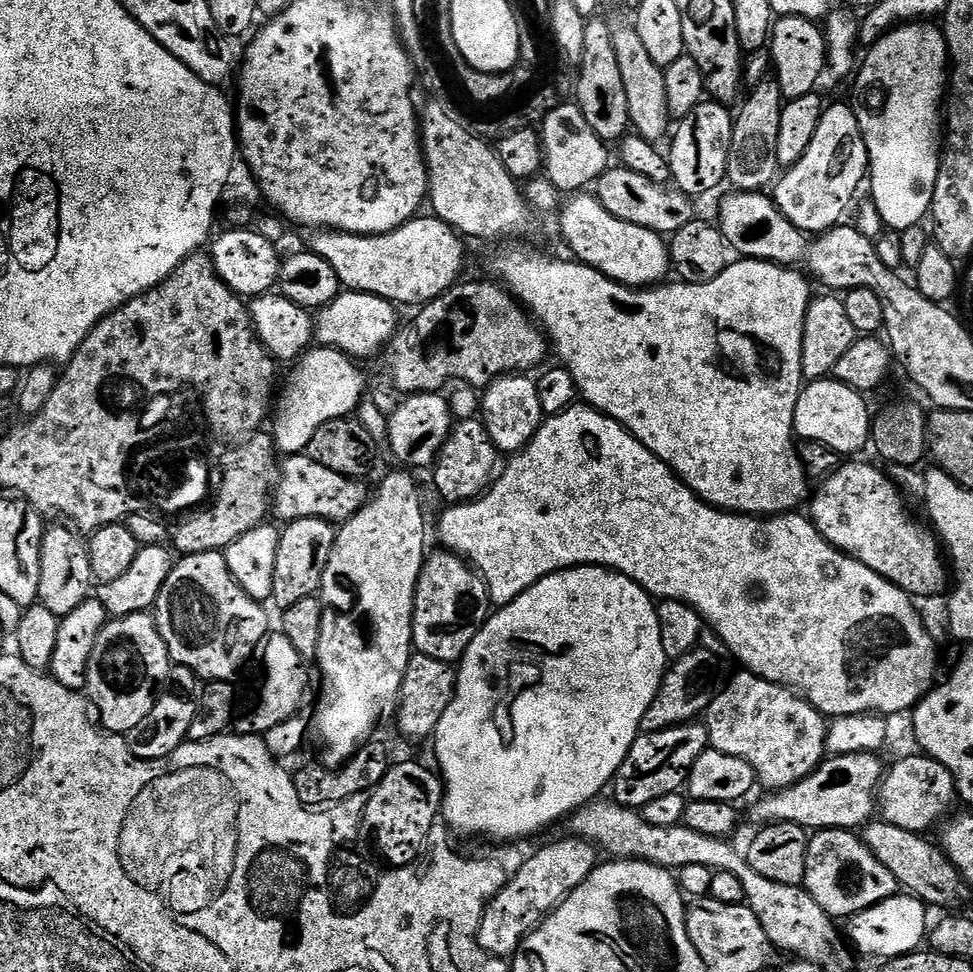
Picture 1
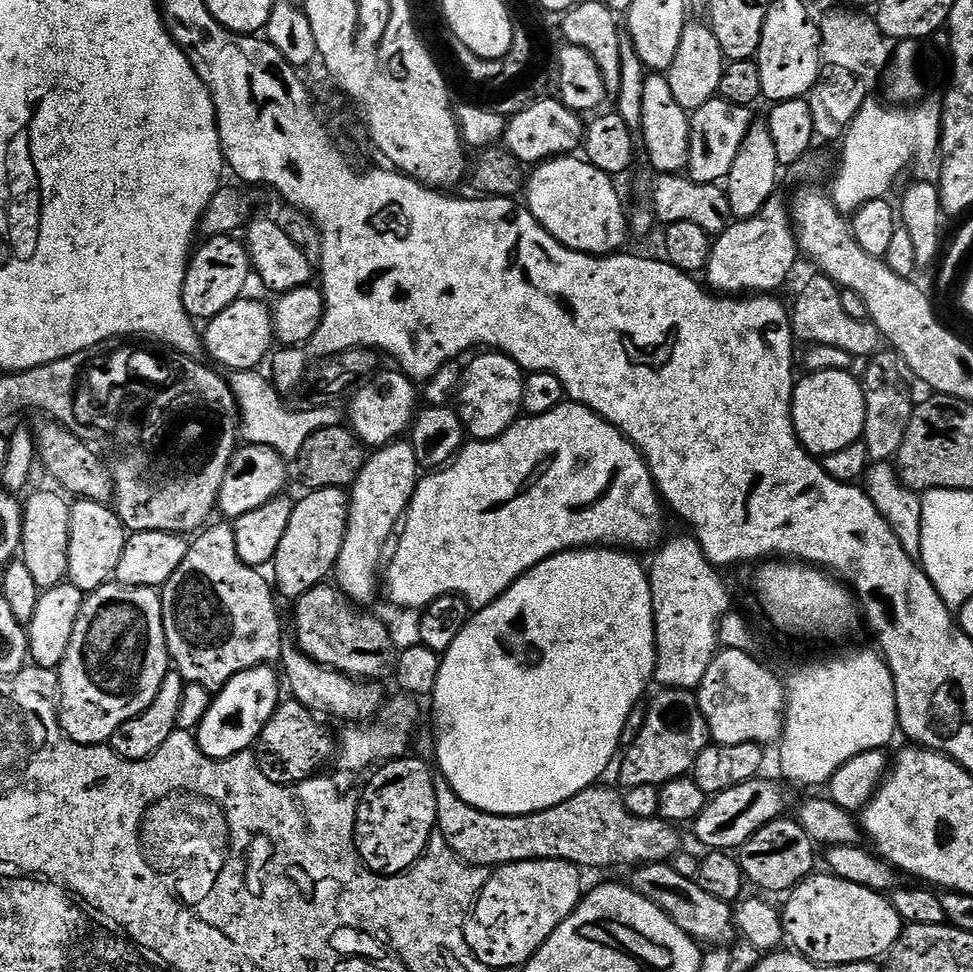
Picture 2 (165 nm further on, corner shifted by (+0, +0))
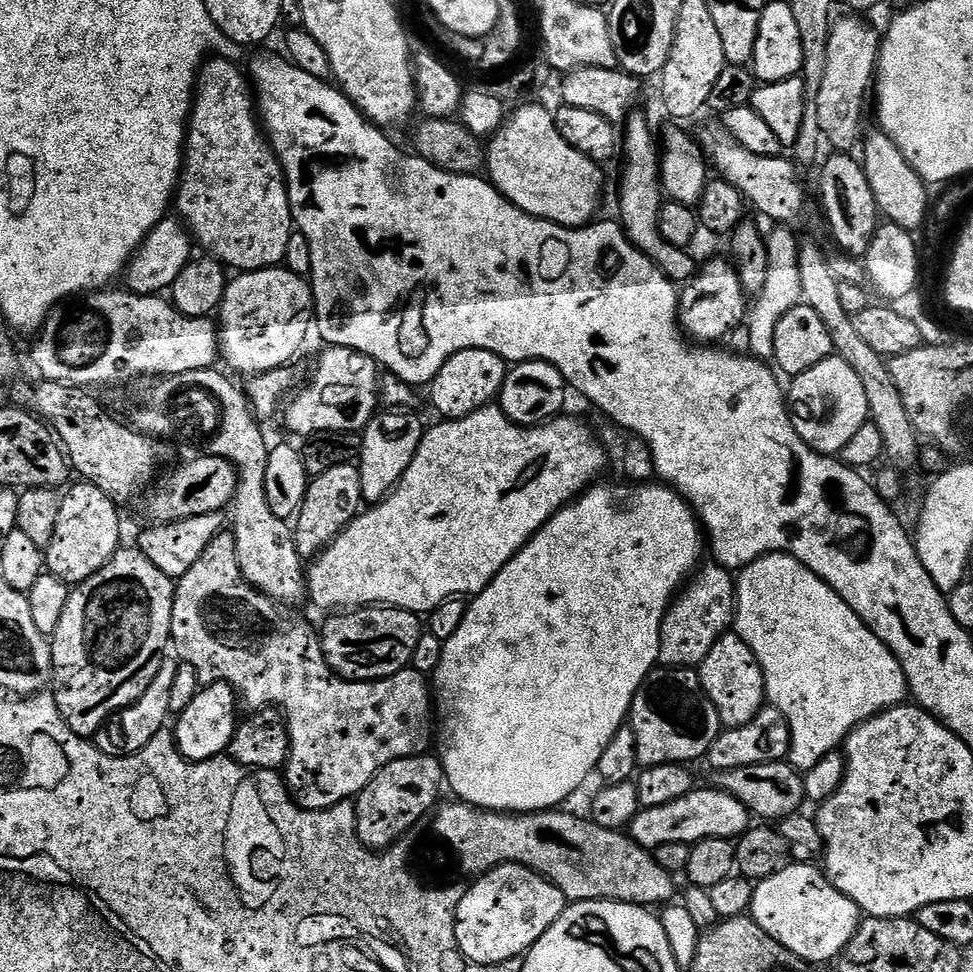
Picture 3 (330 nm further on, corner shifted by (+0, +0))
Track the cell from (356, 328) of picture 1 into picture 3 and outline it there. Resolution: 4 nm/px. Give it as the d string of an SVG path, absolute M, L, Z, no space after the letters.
M288 266L259 268L256 272L233 276L236 277L227 281L218 309L223 363L228 363L236 372L244 372L245 377L291 365L314 320L311 283L291 272Z

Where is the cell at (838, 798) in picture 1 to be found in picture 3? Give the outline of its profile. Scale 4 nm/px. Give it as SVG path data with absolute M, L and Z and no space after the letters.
M715 786L697 787L686 798L678 798L675 802L666 802L666 806L641 808L630 825L630 835L641 846L655 850L663 844L687 844L689 846L709 840L722 838L735 841L750 828L750 813L738 798L721 792Z

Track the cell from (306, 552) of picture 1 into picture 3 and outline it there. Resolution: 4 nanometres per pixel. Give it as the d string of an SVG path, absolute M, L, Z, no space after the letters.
M355 463L334 466L334 470L326 470L326 474L311 477L302 506L294 517L296 549L301 558L319 557L343 534L344 527L360 515L364 503L360 469Z

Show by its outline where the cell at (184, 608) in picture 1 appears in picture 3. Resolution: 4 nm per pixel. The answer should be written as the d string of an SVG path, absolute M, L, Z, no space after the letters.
M222 530L214 538L214 542L210 542L210 546L206 546L206 550L202 550L202 558L198 558L198 562L194 562L194 566L190 566L190 570L186 570L186 574L179 577L176 584L174 606L172 607L171 643L174 645L174 648L176 644L177 654L175 653L175 655L185 665L187 665L186 663L193 664L200 671L201 681L229 684L236 691L237 697L242 701L243 707L245 704L248 710L263 710L269 706L281 706L280 704L284 704L282 715L287 723L288 737L290 738L288 762L286 765L286 773L288 772L286 783L289 792L292 794L292 799L301 808L309 808L311 812L317 812L323 808L333 808L334 805L340 804L344 800L352 800L359 796L360 791L390 762L418 756L429 751L428 743L432 740L432 696L428 693L427 682L424 681L427 680L425 673L416 672L409 666L403 672L388 676L385 680L338 679L336 673L331 671L327 663L325 663L324 648L320 644L317 629L307 628L300 620L288 621L280 612L283 612L281 605L271 600L270 597L264 596L258 589L253 588L251 584L246 582L246 578L240 573L238 558L236 557L236 547L234 546L234 538L231 531Z

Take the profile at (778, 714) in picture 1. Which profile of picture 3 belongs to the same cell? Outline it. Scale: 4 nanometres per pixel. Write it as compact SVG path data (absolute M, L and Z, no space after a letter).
M728 630L714 642L713 649L706 654L698 667L700 685L710 698L710 702L718 710L721 725L725 729L746 726L765 707L764 675L762 666L758 666L758 658L754 658L754 650L746 646L741 636Z

